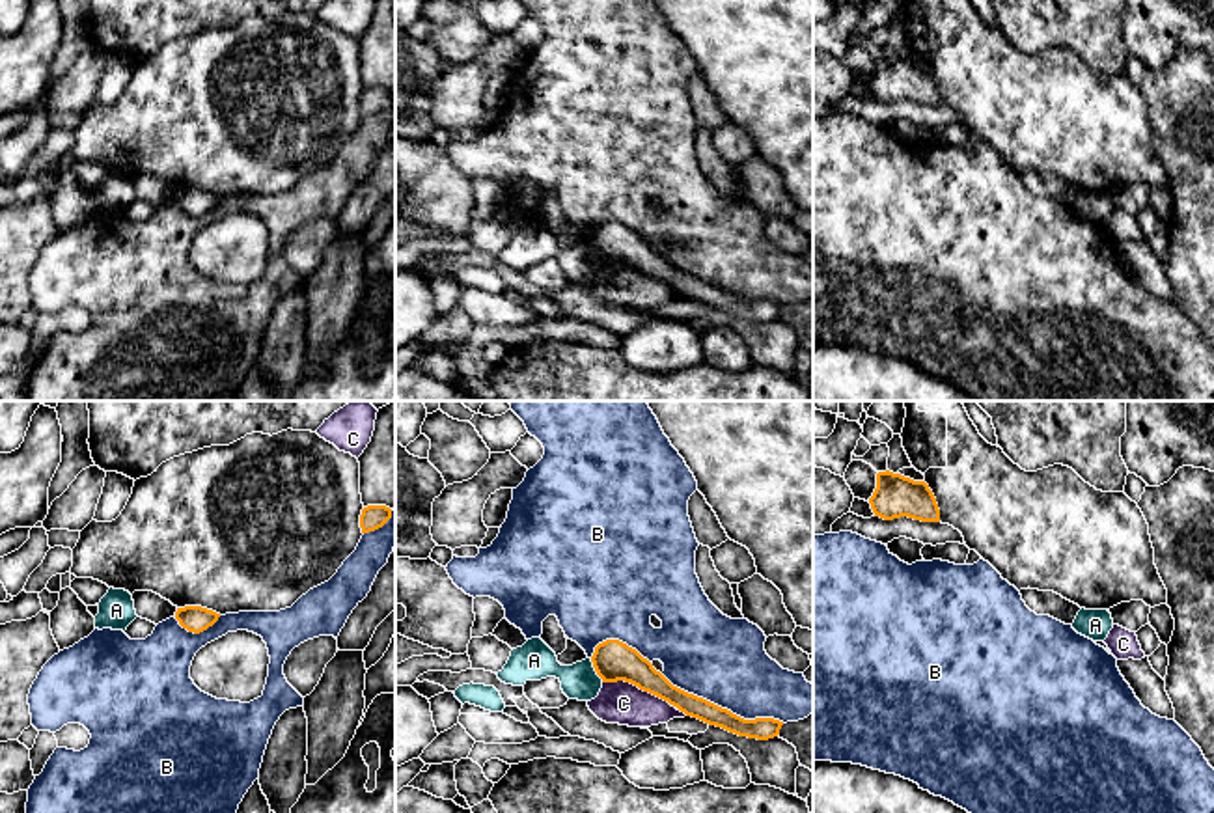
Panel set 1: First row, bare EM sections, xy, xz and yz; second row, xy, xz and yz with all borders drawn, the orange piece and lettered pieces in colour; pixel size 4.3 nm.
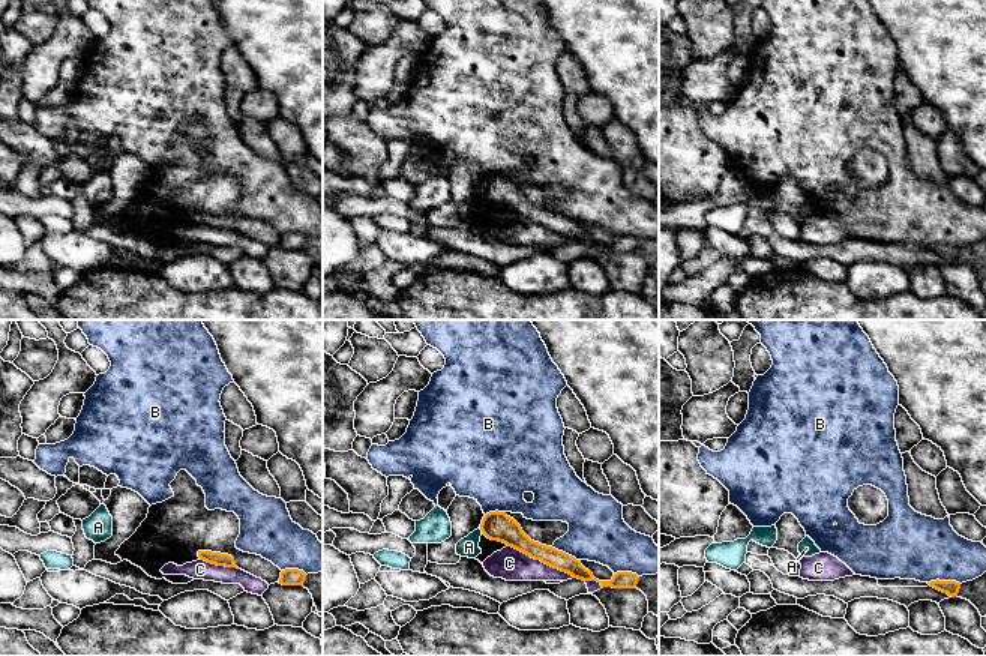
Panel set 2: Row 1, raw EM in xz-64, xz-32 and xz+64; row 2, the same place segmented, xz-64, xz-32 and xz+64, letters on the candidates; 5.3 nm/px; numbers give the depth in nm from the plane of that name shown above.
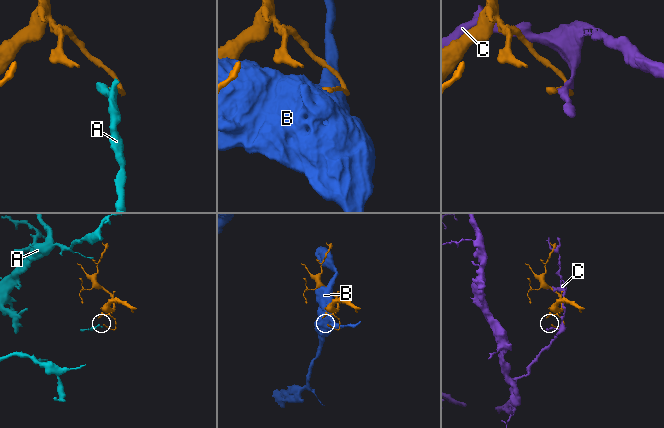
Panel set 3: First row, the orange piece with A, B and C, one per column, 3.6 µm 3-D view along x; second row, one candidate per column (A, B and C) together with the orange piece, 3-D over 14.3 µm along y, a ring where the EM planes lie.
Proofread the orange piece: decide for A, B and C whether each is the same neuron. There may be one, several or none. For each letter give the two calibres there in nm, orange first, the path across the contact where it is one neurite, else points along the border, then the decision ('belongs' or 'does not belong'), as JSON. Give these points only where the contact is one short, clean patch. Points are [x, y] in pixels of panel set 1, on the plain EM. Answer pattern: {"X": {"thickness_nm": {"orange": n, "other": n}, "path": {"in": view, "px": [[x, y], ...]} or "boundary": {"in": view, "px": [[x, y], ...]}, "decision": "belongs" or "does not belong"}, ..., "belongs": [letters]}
{"A": {"thickness_nm": {"orange": 180, "other": 160}, "boundary": {"in": "xz", "px": [[590, 241], [603, 263]]}, "decision": "does not belong"}, "B": {"thickness_nm": {"orange": 100, "other": 360}, "decision": "does not belong"}, "C": {"thickness_nm": {"orange": 180, "other": 180}, "decision": "does not belong"}, "belongs": []}

